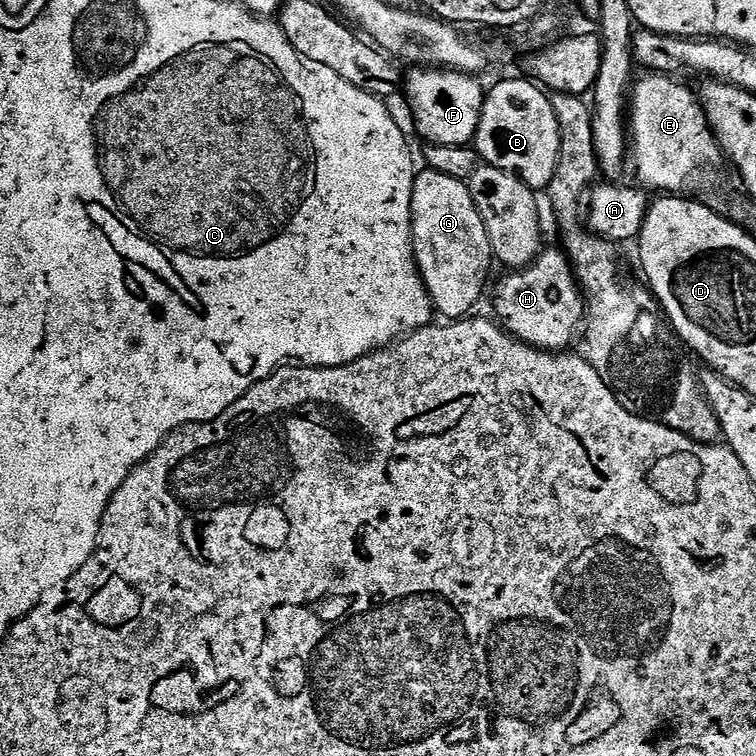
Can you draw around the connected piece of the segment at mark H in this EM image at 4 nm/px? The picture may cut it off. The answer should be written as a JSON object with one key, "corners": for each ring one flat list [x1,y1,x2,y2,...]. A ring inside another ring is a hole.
{"corners":[[545,247,527,268,507,273,508,277,496,288,495,319,521,344,560,354,571,349,568,347,575,336,577,339,586,316,586,305,567,255,556,248]]}

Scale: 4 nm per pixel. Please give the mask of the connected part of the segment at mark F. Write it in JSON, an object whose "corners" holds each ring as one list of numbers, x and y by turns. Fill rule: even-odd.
{"corners":[[413,67,402,84,403,95,408,95,416,128,428,139,429,145,471,145,476,138,478,122,486,95,485,85,480,85,475,75,447,68]]}

